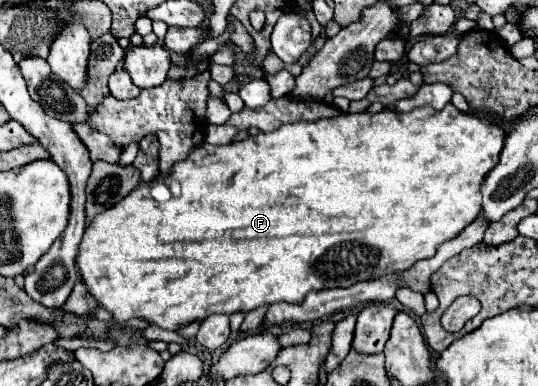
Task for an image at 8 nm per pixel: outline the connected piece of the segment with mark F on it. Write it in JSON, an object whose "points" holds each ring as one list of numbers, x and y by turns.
{"points":[[449,102,443,110,423,106,407,114,383,110,377,114,339,114,335,118,325,118,317,122,285,124,273,132,259,132,257,136,249,136,245,140,229,142,223,146,203,142,201,146,193,148,193,152,189,152,185,160,177,162,171,172,159,174,155,178,155,182,163,182,169,188,173,184,179,184,179,190,171,194,167,202,157,202,151,196,151,184,139,184,137,188,133,188,133,192,129,192,129,196,125,196,113,208,97,214,89,222,79,244,79,256,75,260,77,272,87,292,97,300,101,308,111,312,115,322,125,324,137,318,145,320,151,326,173,332,193,322,201,322,213,314,247,314,259,306,271,306,277,302,301,304,303,296,321,288,349,288,349,284,357,284,361,280,379,278,389,272,403,272,411,268,417,260,431,258,441,242,455,238,467,224,471,224,481,214,479,186,485,174,497,164,499,152,503,148,503,138,505,132,501,126,473,114,463,114]]}

